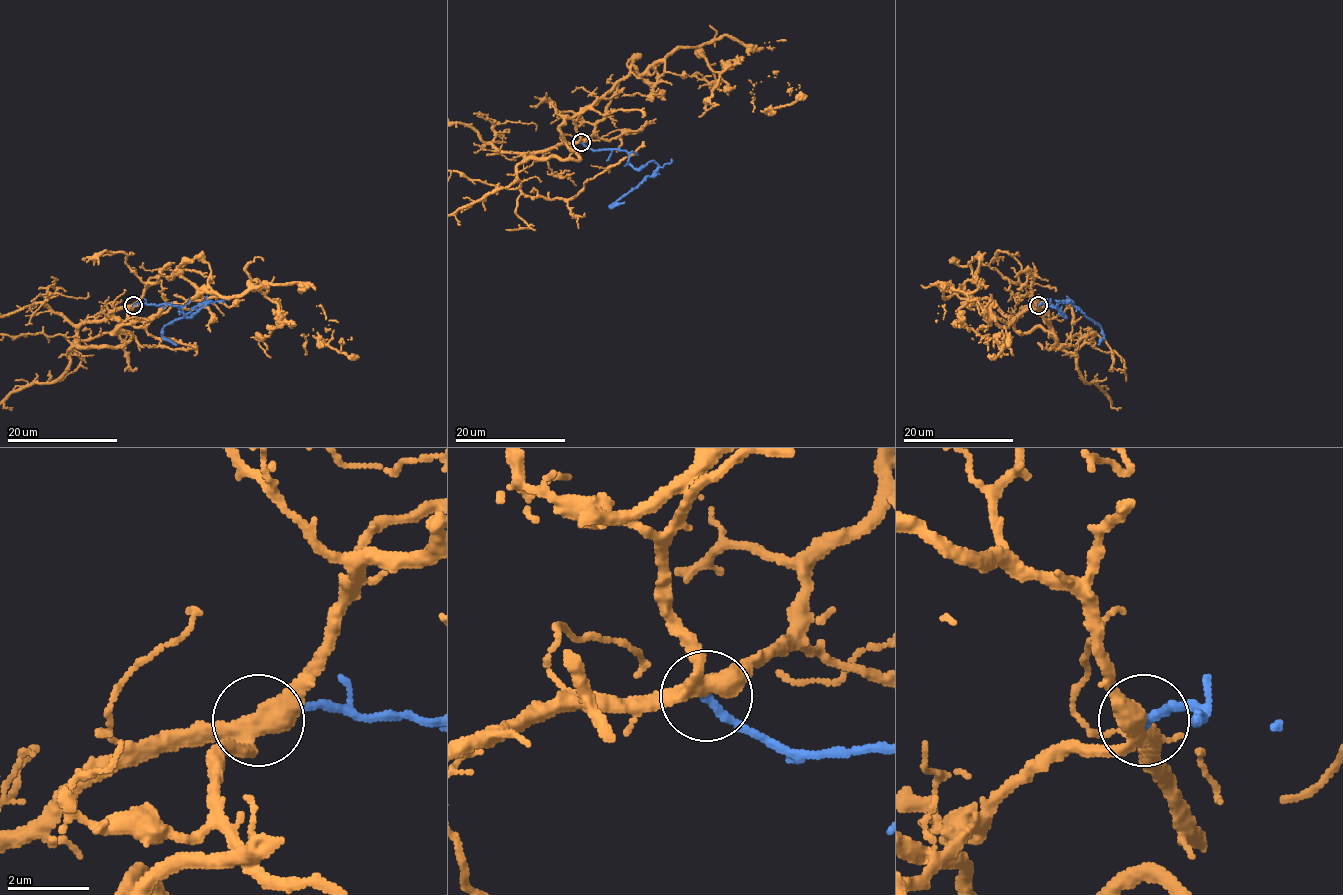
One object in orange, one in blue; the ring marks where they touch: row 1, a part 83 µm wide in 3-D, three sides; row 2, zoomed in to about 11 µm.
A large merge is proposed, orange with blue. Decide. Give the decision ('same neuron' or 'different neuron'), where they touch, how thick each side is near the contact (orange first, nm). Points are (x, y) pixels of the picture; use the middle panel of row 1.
same neuron; at (581, 142); 440 nm thick on the orange side, 220 nm on the other

